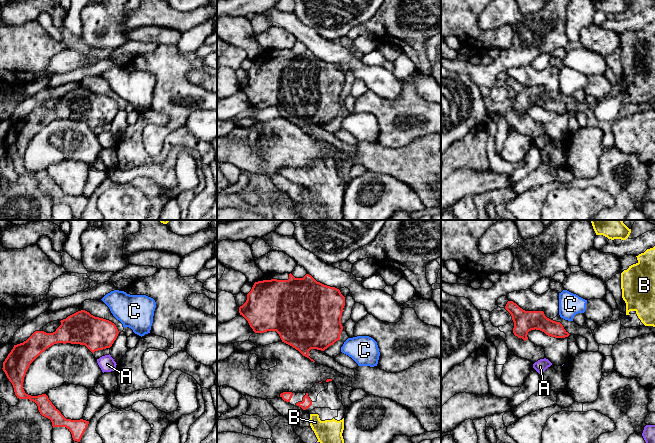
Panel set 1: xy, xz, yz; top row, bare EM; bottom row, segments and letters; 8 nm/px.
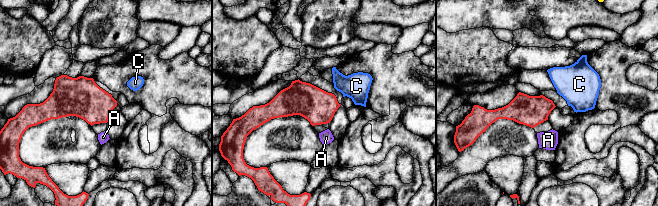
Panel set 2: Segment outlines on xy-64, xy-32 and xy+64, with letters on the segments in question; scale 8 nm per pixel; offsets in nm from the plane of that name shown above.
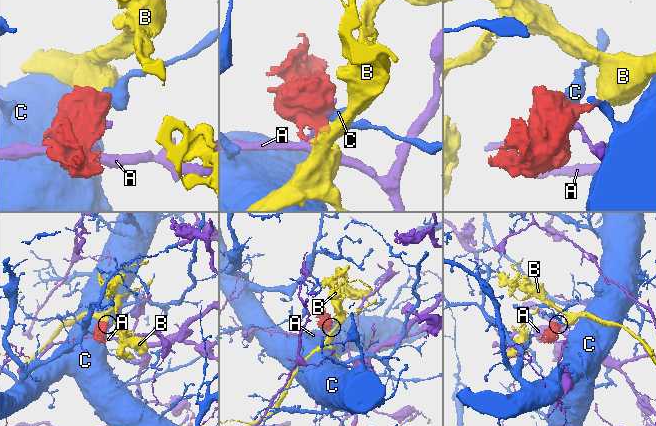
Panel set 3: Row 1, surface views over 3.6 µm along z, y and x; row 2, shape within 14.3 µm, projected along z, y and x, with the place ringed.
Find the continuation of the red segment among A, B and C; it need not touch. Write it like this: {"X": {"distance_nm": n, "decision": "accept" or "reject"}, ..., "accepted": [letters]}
{"A": {"distance_nm": 50, "decision": "reject"}, "B": {"distance_nm": 60, "decision": "accept"}, "C": {"distance_nm": 40, "decision": "reject"}, "accepted": ["B"]}

